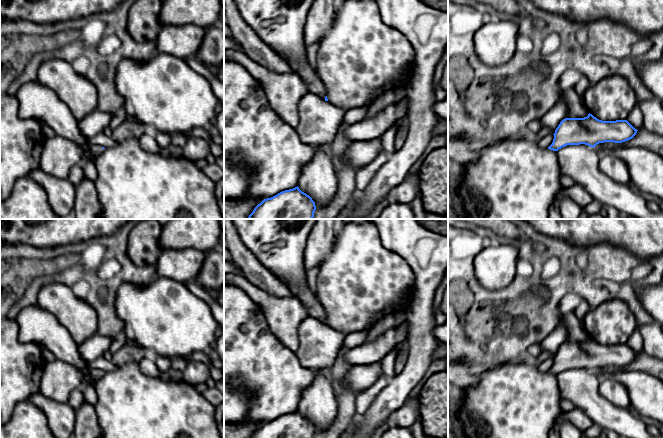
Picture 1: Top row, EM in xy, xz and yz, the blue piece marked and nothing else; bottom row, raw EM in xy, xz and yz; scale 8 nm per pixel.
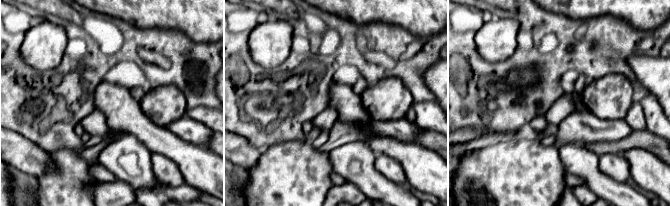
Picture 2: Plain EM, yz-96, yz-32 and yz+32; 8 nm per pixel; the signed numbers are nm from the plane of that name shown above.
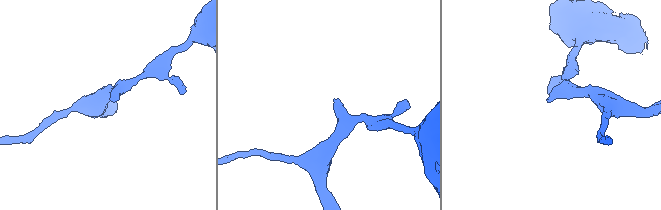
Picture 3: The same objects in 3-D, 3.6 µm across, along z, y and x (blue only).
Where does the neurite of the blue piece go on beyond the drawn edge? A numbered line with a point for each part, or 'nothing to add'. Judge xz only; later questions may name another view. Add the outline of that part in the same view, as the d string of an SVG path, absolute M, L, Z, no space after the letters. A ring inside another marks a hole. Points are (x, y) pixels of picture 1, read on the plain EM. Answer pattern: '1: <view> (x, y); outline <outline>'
1: xz (279, 244); outline M231 219L243 244L277 278L283 278L297 289L296 297L307 307L309 315L325 323L327 316L316 294L305 282L304 249L316 219Z

